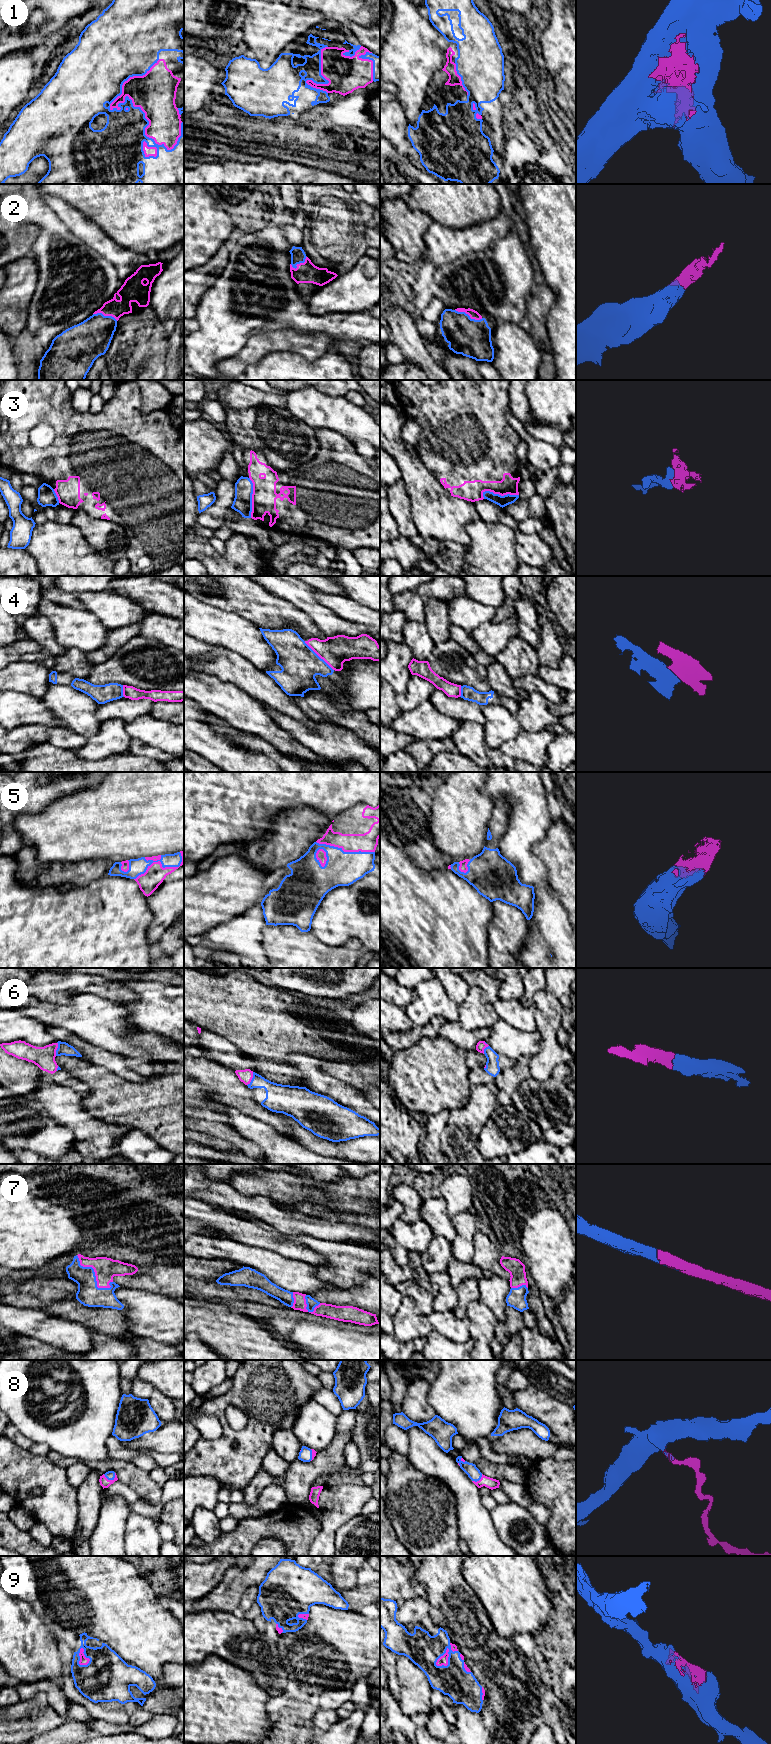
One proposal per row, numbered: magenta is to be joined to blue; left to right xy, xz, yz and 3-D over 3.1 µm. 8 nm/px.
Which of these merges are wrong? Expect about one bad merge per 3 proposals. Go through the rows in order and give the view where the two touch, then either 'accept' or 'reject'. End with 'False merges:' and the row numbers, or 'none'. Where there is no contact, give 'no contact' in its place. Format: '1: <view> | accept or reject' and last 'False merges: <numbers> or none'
1: xy | accept
2: yz | accept
3: yz | reject
4: xz | reject
5: xy | accept
6: xz | accept
7: xy | accept
8: xy | accept
9: yz | accept
False merges: 3, 4

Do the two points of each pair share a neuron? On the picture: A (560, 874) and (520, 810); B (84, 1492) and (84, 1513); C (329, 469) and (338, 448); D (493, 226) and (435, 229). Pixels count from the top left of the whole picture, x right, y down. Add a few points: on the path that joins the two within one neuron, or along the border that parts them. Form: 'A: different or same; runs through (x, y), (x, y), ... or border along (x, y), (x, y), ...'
A: different; border along (553, 821), (532, 846), (543, 864)
B: same; runs through (84, 1497), (84, 1508)
C: same; runs through (334, 464), (338, 460), (338, 453)
D: same; runs through (479, 236), (449, 236)

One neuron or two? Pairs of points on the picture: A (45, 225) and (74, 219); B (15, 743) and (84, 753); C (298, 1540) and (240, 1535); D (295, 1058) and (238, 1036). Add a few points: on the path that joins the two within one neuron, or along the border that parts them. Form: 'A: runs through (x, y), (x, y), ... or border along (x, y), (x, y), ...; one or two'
A: border along (46, 204), (78, 238); two
B: border along (87, 739), (83, 745), (73, 750); two
C: runs through (284, 1530), (254, 1530); one
D: border along (307, 1056), (301, 1053), (290, 1053), (285, 1059); two

